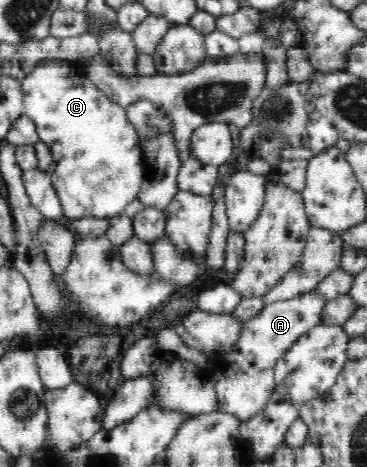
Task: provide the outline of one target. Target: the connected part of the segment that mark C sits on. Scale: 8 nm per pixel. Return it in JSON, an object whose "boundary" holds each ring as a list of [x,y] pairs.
{"boundary":[[[62,63],[36,66],[20,85],[25,115],[36,123],[40,142],[45,143],[54,156],[53,163],[45,172],[52,181],[63,218],[68,222],[113,218],[138,199],[144,180],[144,166],[135,130],[129,125],[124,109],[107,101],[83,75],[75,73],[75,77],[71,77],[71,69],[63,67]]]}

